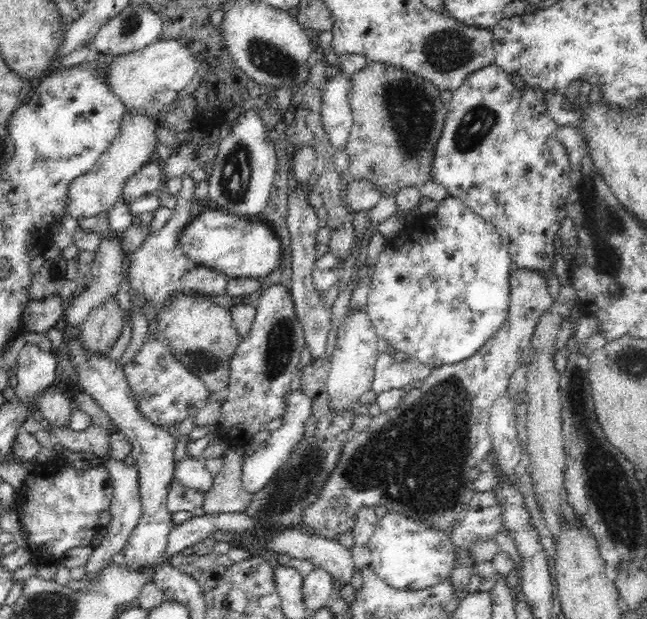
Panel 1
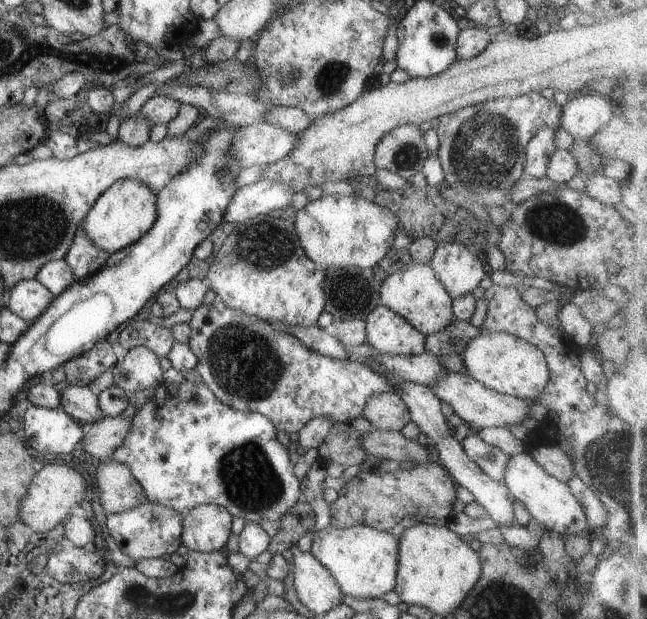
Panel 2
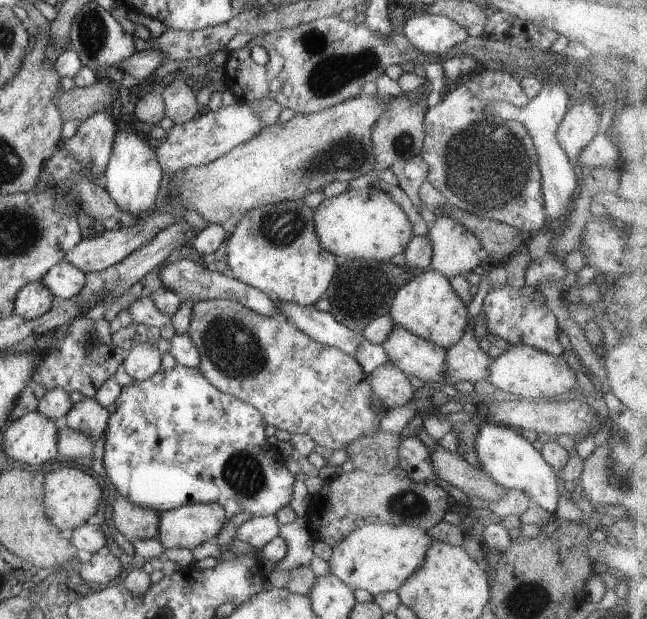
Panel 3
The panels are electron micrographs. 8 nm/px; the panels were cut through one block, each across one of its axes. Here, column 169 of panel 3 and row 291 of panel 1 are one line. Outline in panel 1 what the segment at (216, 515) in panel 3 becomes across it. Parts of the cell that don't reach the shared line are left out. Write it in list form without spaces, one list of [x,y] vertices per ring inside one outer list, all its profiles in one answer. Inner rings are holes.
[[[518,268],[511,272],[510,278],[510,306],[507,319],[503,322],[503,325],[492,335],[482,348],[478,349],[476,354],[473,354],[470,358],[458,362],[456,364],[438,366],[431,369],[431,373],[422,381],[419,388],[408,388],[404,398],[400,401],[400,404],[396,408],[381,412],[378,416],[373,416],[370,419],[370,425],[362,432],[351,434],[347,446],[344,446],[342,454],[340,454],[340,460],[336,462],[336,468],[332,470],[332,474],[328,476],[328,480],[324,482],[322,490],[320,490],[320,498],[316,502],[312,502],[308,508],[304,508],[302,512],[302,521],[304,524],[312,527],[315,533],[326,538],[334,538],[338,540],[340,534],[347,530],[352,530],[355,525],[356,515],[361,506],[386,506],[388,512],[398,511],[398,513],[410,515],[412,518],[420,519],[422,523],[430,527],[436,527],[438,529],[450,531],[450,527],[453,526],[458,520],[464,516],[464,508],[466,508],[466,502],[468,502],[473,494],[474,490],[468,491],[465,489],[465,484],[468,481],[468,472],[477,466],[482,460],[486,458],[492,448],[491,436],[488,433],[488,420],[490,416],[490,410],[493,402],[508,391],[508,380],[510,375],[518,368],[520,364],[520,352],[524,350],[528,345],[535,331],[538,319],[544,312],[550,311],[554,300],[548,292],[547,279],[541,272],[535,270],[526,270],[525,268]]]

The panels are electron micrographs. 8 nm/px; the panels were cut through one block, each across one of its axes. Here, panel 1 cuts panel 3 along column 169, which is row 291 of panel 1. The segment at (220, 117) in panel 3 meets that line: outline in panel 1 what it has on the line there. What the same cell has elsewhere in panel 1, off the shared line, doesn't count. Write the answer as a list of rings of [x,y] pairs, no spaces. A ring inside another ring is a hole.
[[[189,174],[183,176],[182,188],[178,192],[178,203],[174,208],[172,218],[168,220],[163,228],[151,232],[146,241],[130,254],[130,265],[127,268],[127,280],[130,285],[132,297],[144,296],[148,304],[160,304],[166,302],[176,290],[180,290],[180,278],[189,268],[192,261],[190,257],[182,251],[181,235],[192,222],[190,207],[195,199],[196,182],[190,178]]]

